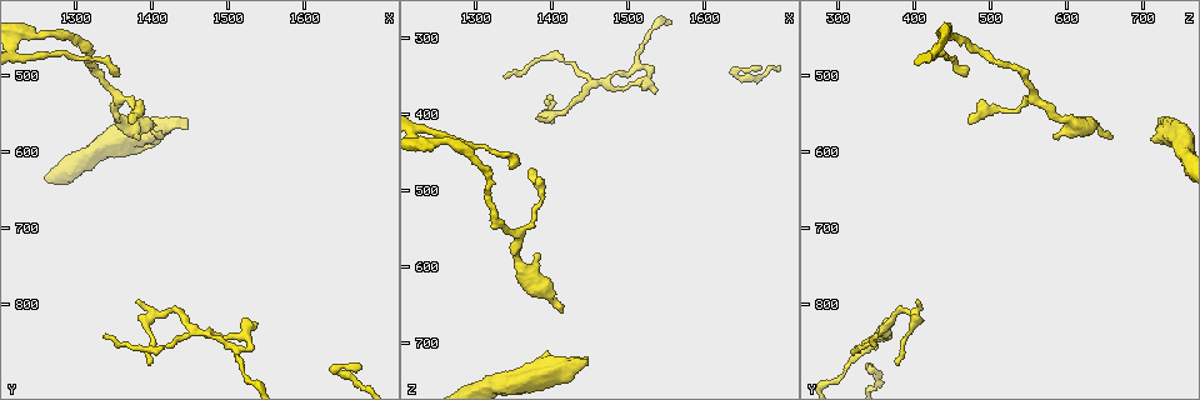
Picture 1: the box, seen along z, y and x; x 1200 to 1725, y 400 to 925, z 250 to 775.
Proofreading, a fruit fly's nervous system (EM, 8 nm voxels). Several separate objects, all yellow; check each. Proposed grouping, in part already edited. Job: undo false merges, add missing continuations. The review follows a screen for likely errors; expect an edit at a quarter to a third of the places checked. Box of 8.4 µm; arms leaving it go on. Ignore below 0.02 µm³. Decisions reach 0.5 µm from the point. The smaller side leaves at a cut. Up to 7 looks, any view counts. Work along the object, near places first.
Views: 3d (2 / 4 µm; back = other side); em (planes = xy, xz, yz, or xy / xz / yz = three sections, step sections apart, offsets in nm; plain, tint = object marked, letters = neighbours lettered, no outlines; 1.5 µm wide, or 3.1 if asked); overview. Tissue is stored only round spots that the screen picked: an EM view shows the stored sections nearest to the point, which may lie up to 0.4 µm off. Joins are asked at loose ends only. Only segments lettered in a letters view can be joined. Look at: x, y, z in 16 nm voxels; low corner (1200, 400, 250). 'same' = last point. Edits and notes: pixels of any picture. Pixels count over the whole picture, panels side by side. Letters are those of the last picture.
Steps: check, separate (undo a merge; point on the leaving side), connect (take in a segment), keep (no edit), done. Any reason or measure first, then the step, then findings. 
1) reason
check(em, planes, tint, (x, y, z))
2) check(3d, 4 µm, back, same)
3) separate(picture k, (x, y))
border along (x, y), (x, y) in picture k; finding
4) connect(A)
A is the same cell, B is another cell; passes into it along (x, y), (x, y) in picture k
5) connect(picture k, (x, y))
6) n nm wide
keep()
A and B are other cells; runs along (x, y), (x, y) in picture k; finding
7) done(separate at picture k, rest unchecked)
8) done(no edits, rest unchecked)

branch stops here
check(em, planes, letters, (1445, 565, 715))

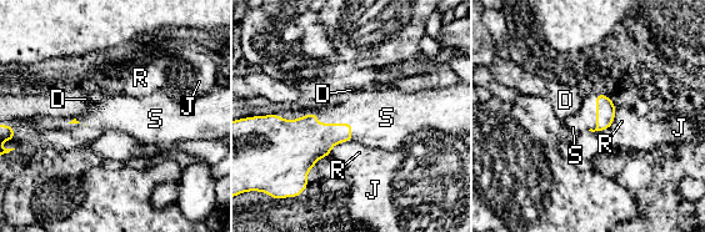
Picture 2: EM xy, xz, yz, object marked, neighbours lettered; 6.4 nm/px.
S touches over 300 nm
connect(S)
S is the same cell, D, J and R are other cells; passes into it along (304, 140), (339, 124), (376, 115) in picture 2; it goes on there

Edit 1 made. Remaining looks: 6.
redraw
check(overview)

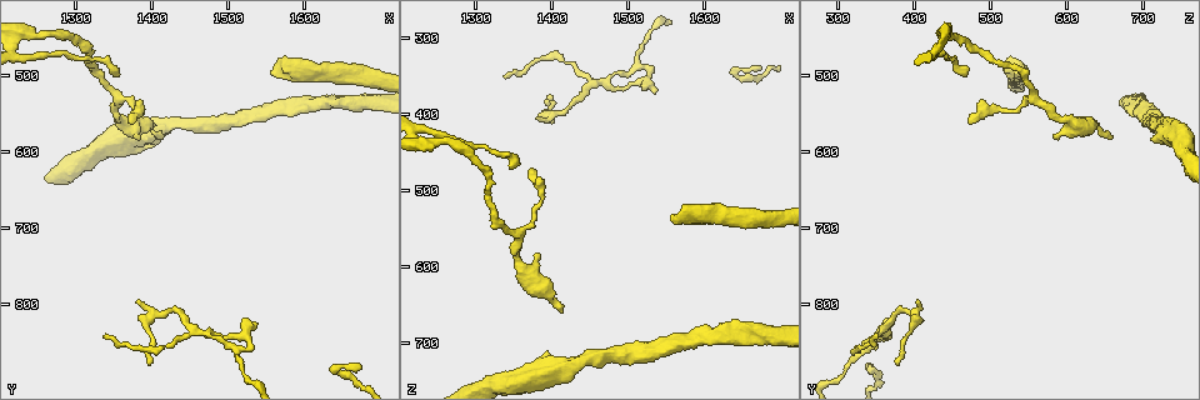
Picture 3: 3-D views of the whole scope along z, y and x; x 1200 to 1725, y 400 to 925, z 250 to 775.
an open end
check(em, xy, step 4, tint, (1385, 585, 585))

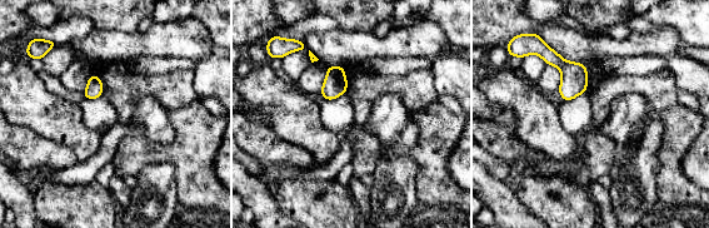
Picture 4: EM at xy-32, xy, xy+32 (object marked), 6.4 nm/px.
check(em, xy, step 4, letters, same)

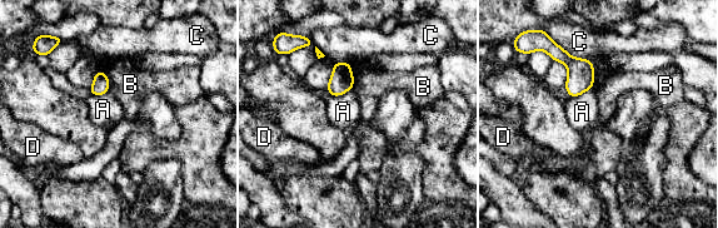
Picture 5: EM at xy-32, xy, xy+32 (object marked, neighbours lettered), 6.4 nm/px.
C touches over 260 nm
keep()
A, B, C and D are other cells; border along (349, 63), (353, 78), (352, 89) in picture 5; none of them fits

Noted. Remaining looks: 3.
tapers out
check(3d, 2 µm, (1335, 835, 350))

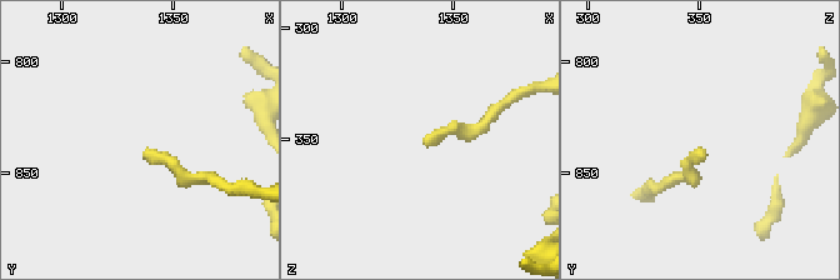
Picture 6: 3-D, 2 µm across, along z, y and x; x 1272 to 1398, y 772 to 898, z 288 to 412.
check(em, planes, tint, (1336, 841, 351))

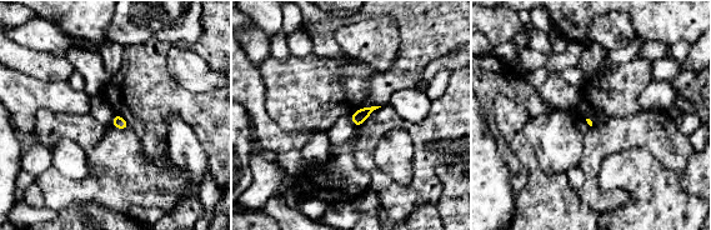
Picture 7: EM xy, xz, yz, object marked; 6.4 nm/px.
what lies round it
check(em, planes, letters, same)

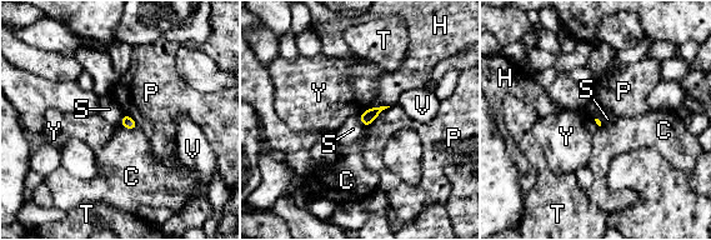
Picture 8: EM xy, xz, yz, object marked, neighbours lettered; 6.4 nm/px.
keep()
C, H, P, S, T, V and Y are other cells; border along (124, 114), (120, 125) in picture 8; none of them fits

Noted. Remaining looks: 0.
done(connect at picture 2, rest unchecked)

